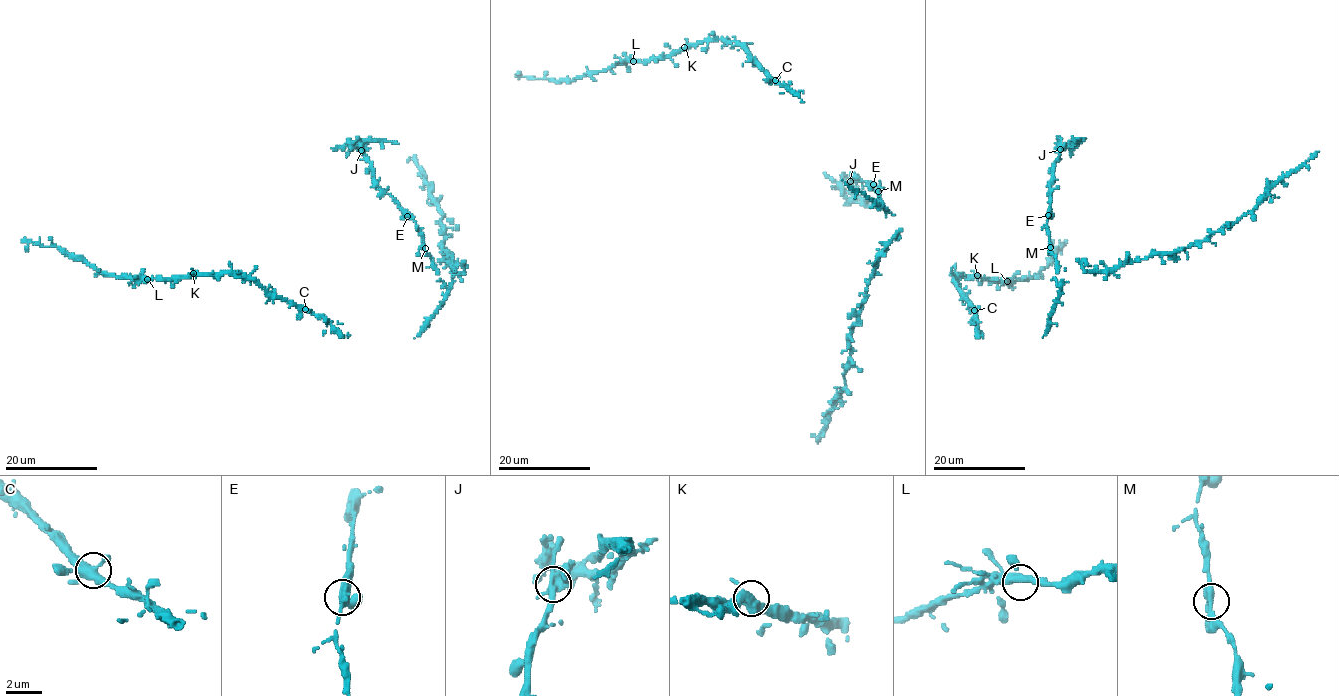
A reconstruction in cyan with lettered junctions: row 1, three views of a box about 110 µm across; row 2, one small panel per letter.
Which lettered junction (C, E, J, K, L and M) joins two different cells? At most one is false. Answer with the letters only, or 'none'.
J

